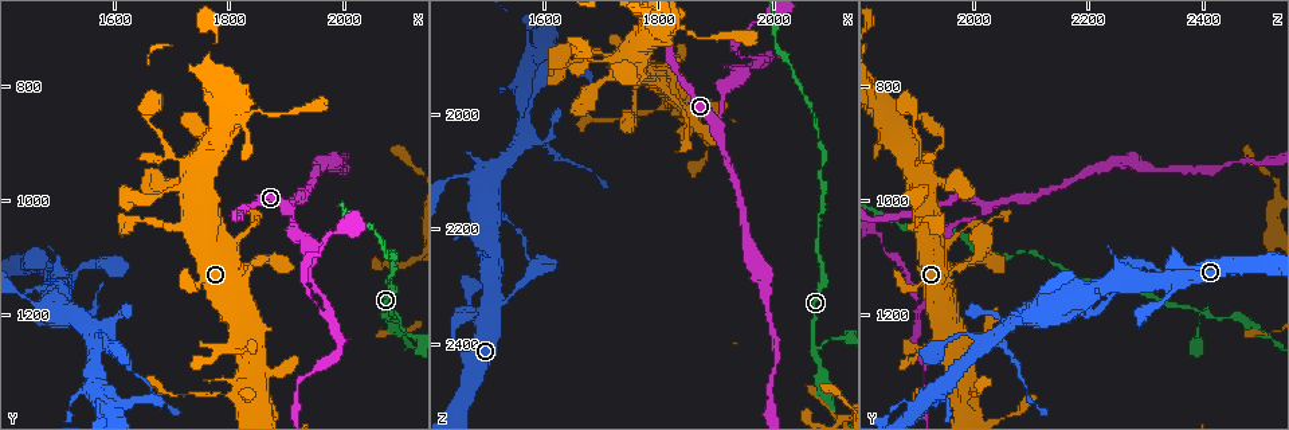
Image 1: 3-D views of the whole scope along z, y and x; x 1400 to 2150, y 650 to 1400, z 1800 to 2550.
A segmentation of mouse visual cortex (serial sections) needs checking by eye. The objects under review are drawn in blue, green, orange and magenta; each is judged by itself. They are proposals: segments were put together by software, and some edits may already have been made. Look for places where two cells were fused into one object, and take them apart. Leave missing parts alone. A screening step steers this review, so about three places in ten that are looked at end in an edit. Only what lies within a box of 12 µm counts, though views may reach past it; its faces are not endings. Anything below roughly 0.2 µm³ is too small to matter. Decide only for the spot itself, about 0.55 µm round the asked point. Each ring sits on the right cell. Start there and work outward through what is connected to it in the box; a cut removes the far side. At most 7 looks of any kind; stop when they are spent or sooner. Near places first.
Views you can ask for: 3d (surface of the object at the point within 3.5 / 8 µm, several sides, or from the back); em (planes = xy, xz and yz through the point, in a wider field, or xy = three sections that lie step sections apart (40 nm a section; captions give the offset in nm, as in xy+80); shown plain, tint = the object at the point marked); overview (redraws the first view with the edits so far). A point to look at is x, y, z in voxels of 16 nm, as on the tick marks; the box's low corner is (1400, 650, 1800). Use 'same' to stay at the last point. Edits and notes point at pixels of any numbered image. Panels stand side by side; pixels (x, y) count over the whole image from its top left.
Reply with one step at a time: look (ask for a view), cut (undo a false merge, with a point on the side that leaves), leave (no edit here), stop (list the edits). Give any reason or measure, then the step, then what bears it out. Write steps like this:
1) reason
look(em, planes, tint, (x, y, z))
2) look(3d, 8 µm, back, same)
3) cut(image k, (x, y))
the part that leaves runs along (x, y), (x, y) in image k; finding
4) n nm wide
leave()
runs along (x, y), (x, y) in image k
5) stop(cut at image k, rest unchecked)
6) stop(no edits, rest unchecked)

arms run side by side
look(3d, 8 µm, (1965, 1195, 1905))

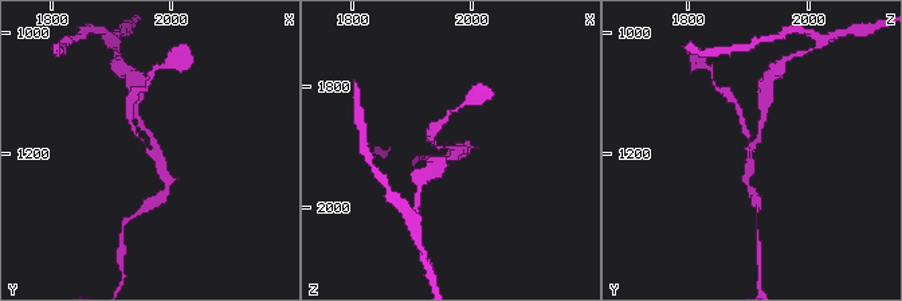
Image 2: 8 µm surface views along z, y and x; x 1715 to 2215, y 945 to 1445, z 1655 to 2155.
3 arms; arms of 150, 150, 250 nm
look(em, xy, step 1, tint, (1970, 1195, 1900))

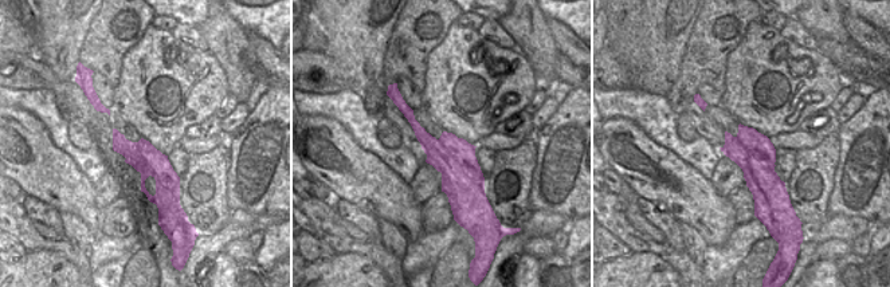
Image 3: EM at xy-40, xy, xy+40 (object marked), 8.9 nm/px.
leave()
runs along (402, 103), (455, 169), (455, 200) in image 3; all the same cell

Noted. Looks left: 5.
a narrow waist
look(3d, 3.5 µm, (2065, 1195, 2415))

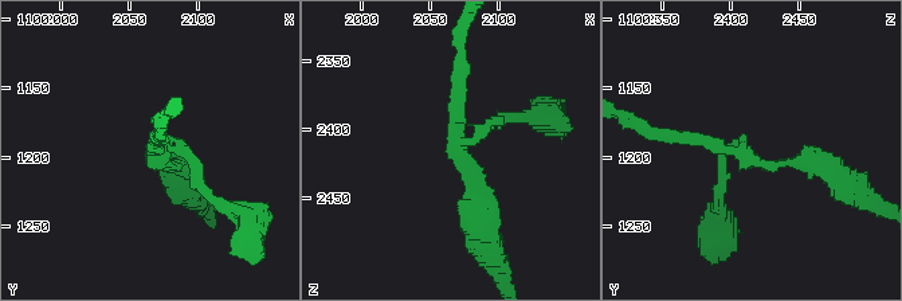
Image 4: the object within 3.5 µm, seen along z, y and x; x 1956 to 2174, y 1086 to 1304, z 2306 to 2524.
3 arms; arms of 100, 200, 200 nm
look(em, xy, step 5, tint, (2072, 1198, 2408))

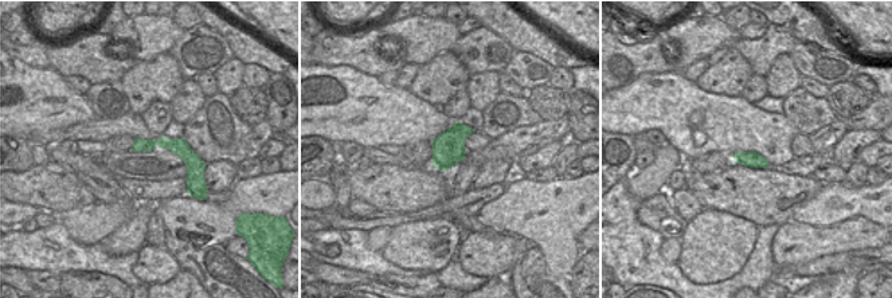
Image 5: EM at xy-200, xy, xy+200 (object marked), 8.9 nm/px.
another direction
look(em, xy, step 2, tint, same)

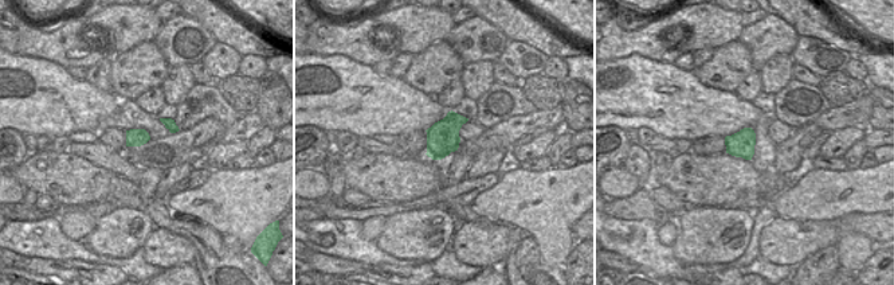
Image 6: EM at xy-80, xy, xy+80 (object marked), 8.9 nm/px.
leave()
runs along (661, 133), (767, 165), (822, 165) in image 4; one cell here

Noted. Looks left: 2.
stop(no edits, rest unchecked)

